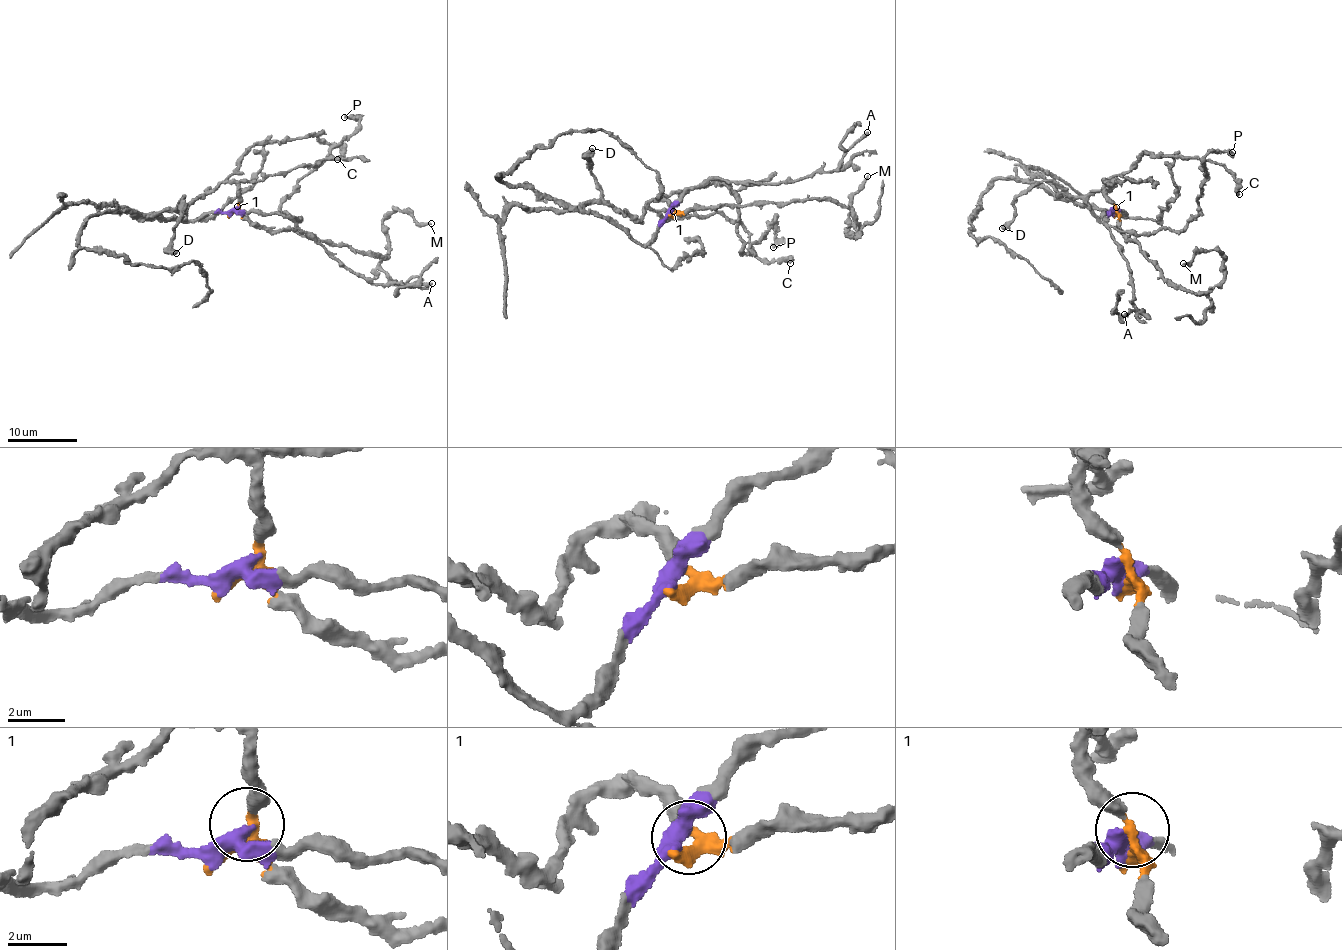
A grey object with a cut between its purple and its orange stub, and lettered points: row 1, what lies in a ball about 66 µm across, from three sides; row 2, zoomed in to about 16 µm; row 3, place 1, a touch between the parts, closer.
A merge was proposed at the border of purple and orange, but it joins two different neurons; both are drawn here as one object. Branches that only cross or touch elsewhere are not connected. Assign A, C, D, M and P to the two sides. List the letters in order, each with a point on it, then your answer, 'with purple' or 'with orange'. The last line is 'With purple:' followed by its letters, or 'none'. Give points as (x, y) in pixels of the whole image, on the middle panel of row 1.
A: (867, 132) | with purple
C: (790, 263) | with orange
D: (592, 148) | with orange
M: (867, 176) | with orange
P: (773, 247) | with purple
With purple: A, P

